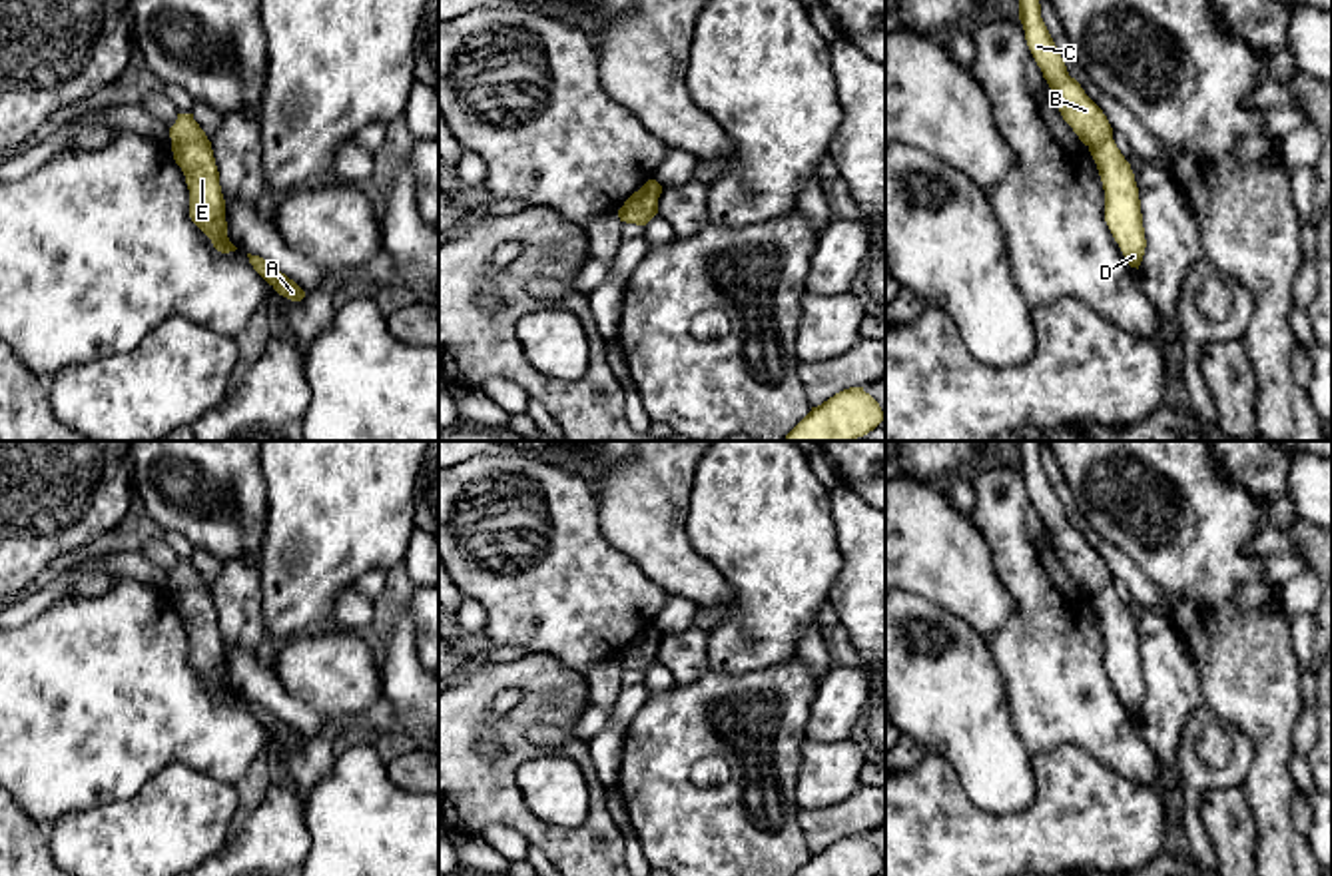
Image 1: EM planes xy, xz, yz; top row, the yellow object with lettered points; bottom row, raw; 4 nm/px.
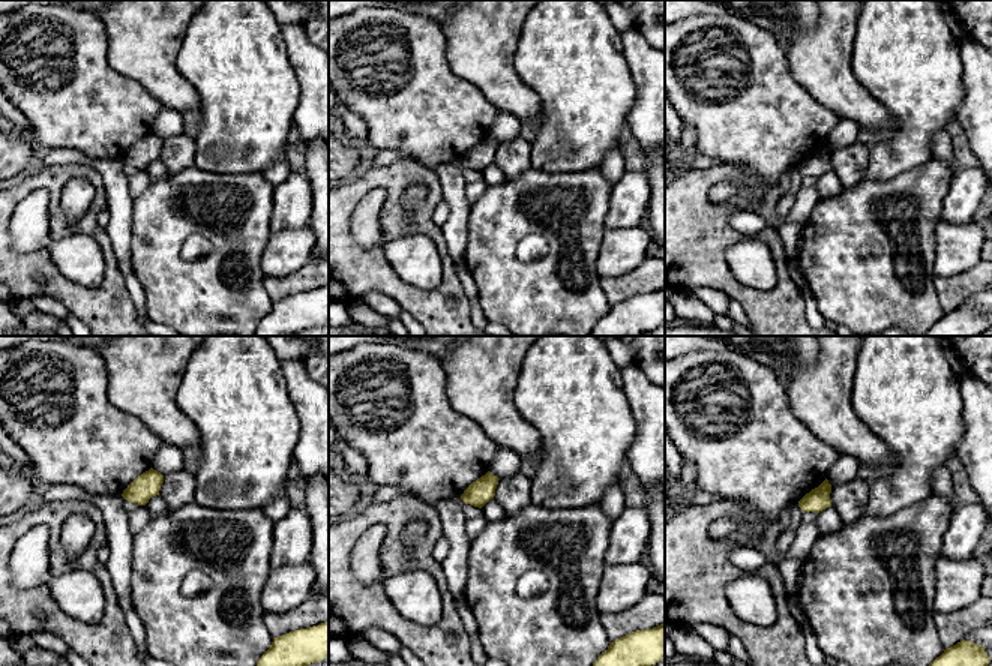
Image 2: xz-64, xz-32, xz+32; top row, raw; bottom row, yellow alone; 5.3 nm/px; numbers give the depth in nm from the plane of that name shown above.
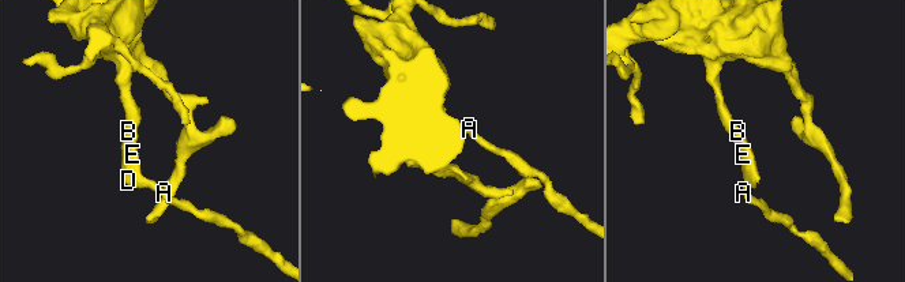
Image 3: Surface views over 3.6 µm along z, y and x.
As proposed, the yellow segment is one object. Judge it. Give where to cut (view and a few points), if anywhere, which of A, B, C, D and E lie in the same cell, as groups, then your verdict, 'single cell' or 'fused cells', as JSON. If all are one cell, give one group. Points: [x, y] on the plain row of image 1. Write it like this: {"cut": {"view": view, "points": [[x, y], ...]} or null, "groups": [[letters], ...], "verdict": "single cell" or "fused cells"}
{"cut": null, "groups": [["A", "B", "C", "D", "E"]], "verdict": "single cell"}

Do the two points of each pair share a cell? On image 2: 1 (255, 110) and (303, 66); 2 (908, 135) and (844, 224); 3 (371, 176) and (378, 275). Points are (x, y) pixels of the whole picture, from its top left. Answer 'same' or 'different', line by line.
1: different
2: different
3: same

